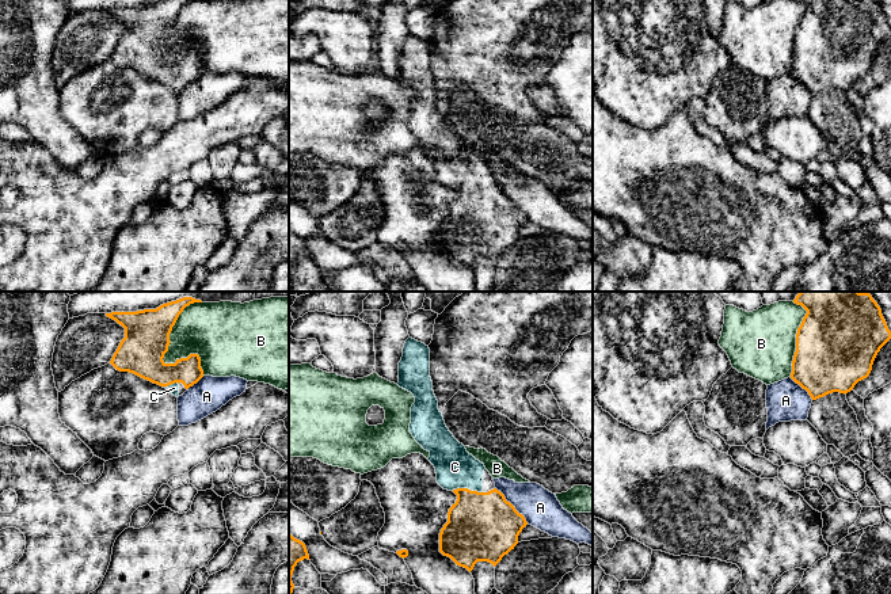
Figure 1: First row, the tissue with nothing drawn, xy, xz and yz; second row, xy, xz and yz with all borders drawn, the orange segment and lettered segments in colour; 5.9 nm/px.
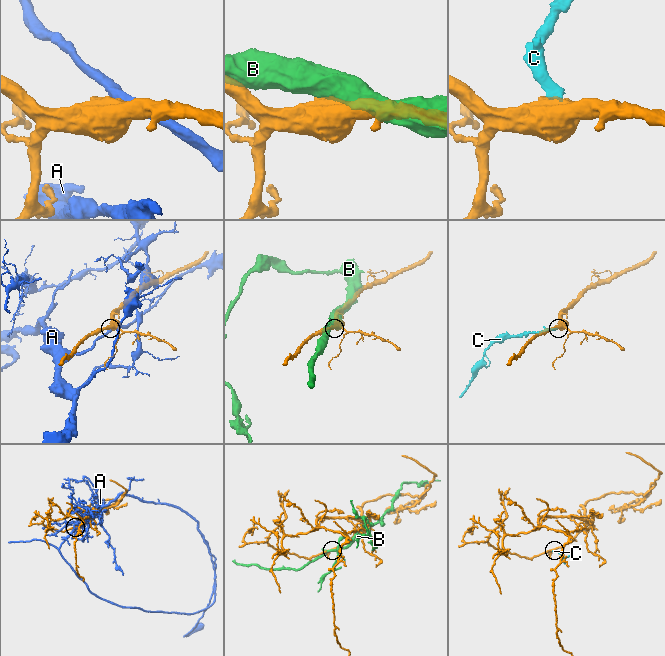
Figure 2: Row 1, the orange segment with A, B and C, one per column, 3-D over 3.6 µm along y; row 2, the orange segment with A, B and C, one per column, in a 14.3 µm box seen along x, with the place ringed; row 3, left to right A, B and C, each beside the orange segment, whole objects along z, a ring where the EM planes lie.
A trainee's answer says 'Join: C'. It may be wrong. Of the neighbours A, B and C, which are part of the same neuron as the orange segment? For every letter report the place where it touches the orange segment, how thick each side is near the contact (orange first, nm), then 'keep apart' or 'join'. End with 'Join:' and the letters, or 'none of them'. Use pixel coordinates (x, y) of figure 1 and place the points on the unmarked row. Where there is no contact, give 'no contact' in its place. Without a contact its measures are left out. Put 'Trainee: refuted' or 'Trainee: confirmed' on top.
Trainee: confirmed
A: contact xz (511, 201); calibres 420 and 220 nm; keep apart
B: contact xy (163, 53); calibres 280 and 260 nm; keep apart
C: contact xz (467, 185); calibres 420 and 240 nm; join
Join: C

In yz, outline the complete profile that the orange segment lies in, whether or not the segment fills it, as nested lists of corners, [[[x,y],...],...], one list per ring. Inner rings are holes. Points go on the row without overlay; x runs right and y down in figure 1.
[[[797,0],[807,9],[796,30],[796,47],[791,75],[808,88],[812,96],[833,88],[848,90],[867,75],[880,45],[891,35],[891,27],[877,0]]]

